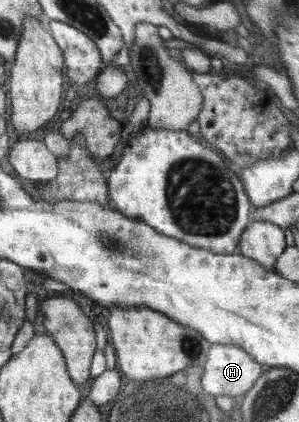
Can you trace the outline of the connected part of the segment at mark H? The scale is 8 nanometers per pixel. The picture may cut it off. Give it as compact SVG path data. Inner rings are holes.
M211 344L202 365L201 378L199 378L200 387L213 398L217 395L228 395L239 399L248 389L251 389L253 383L261 376L263 369L264 367L261 364L255 363L239 347Z

